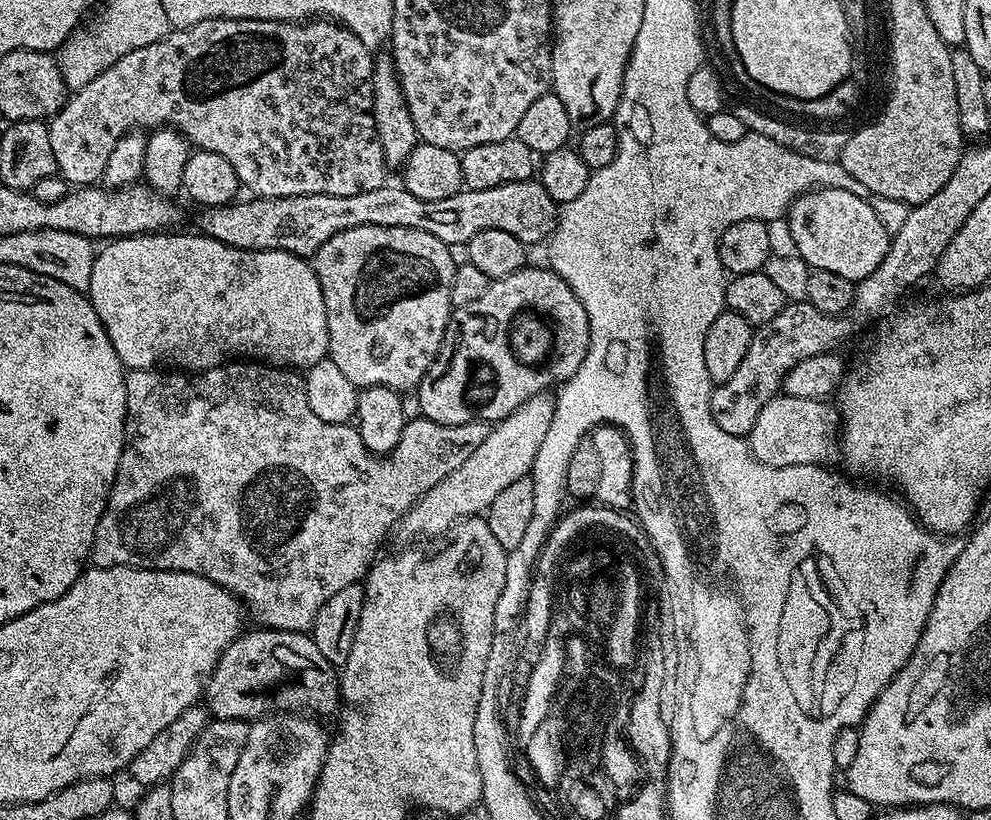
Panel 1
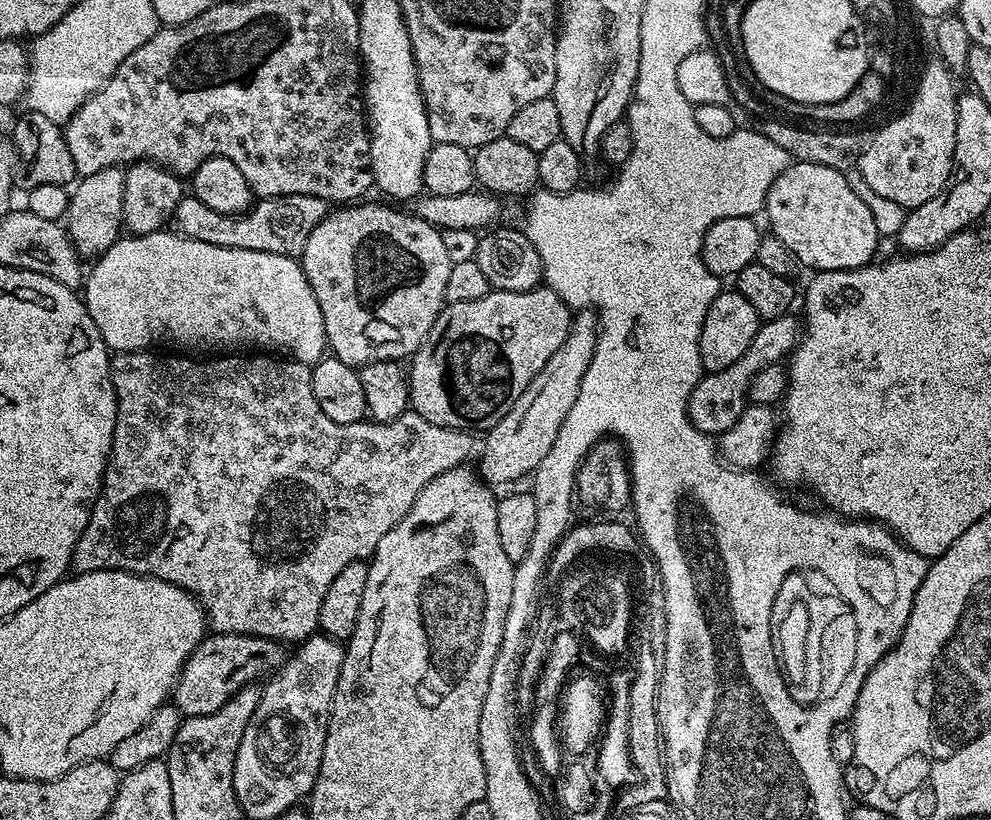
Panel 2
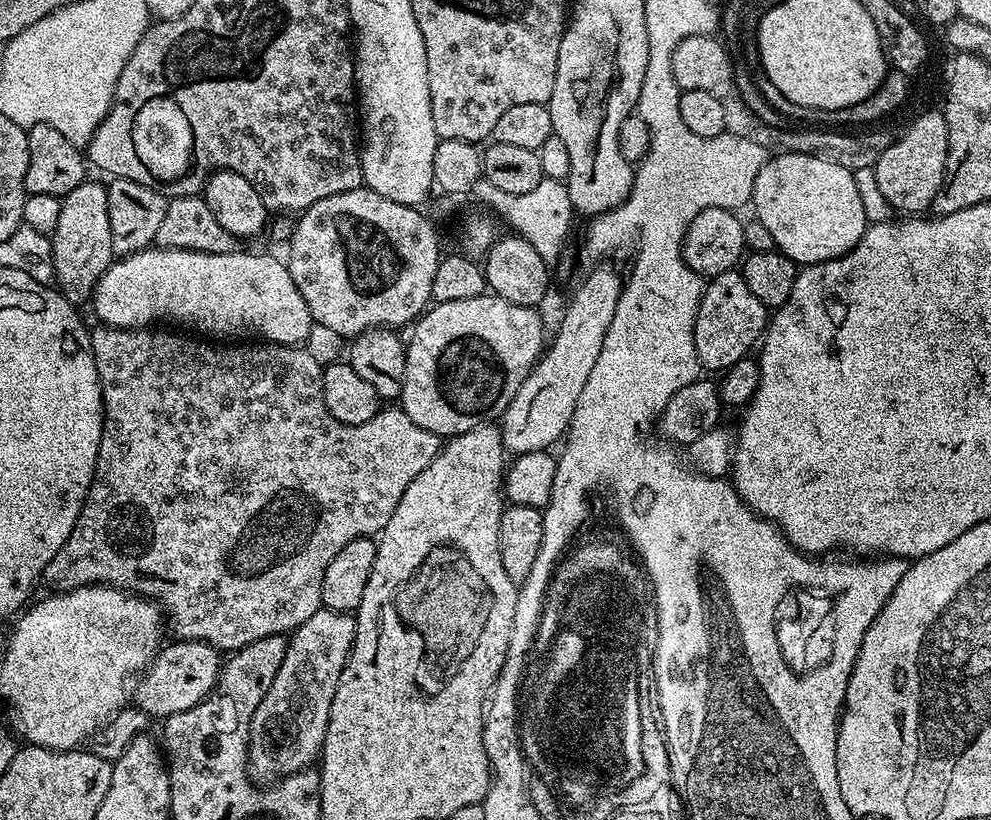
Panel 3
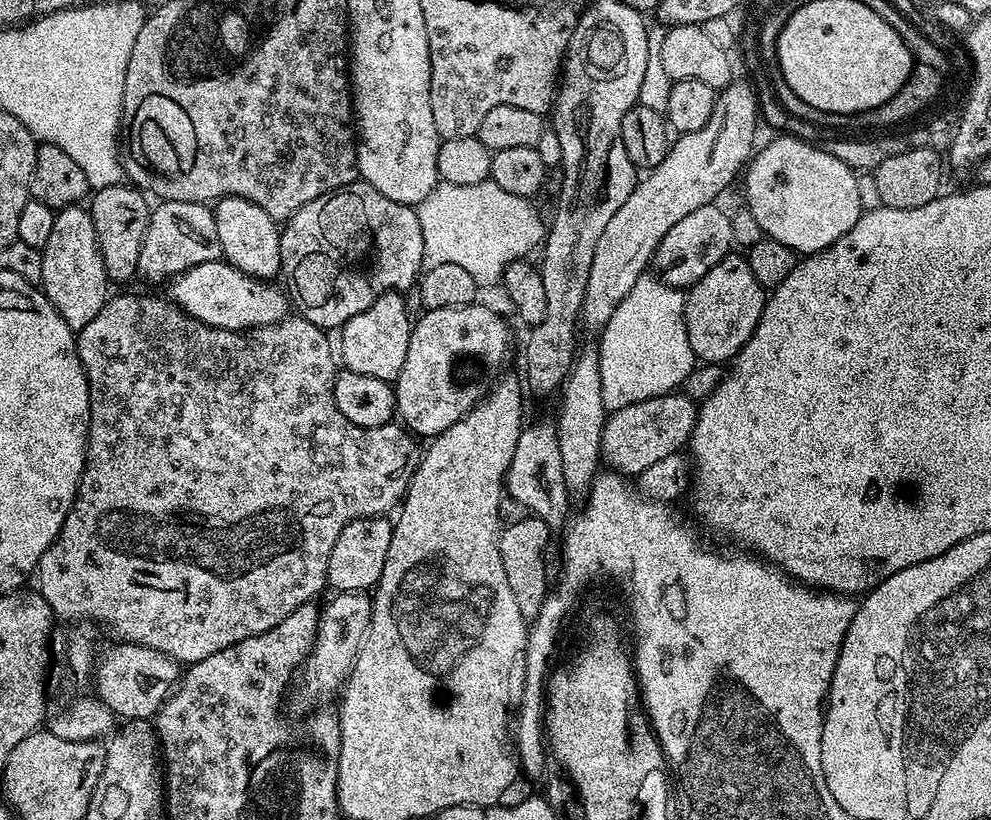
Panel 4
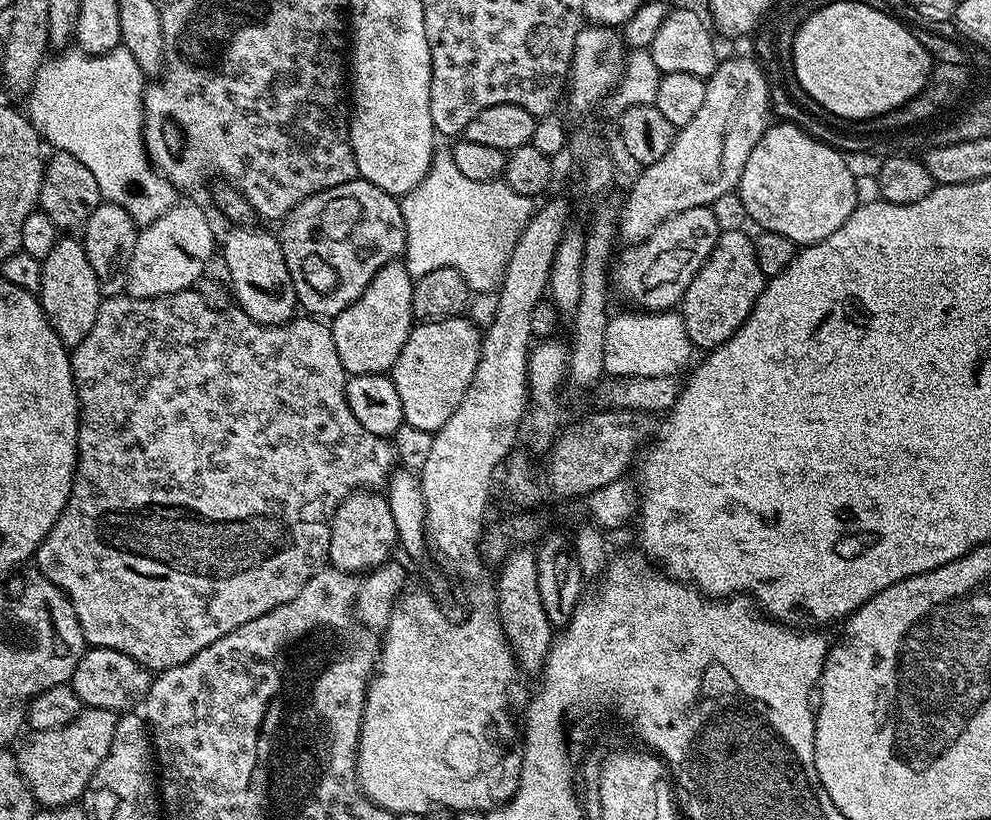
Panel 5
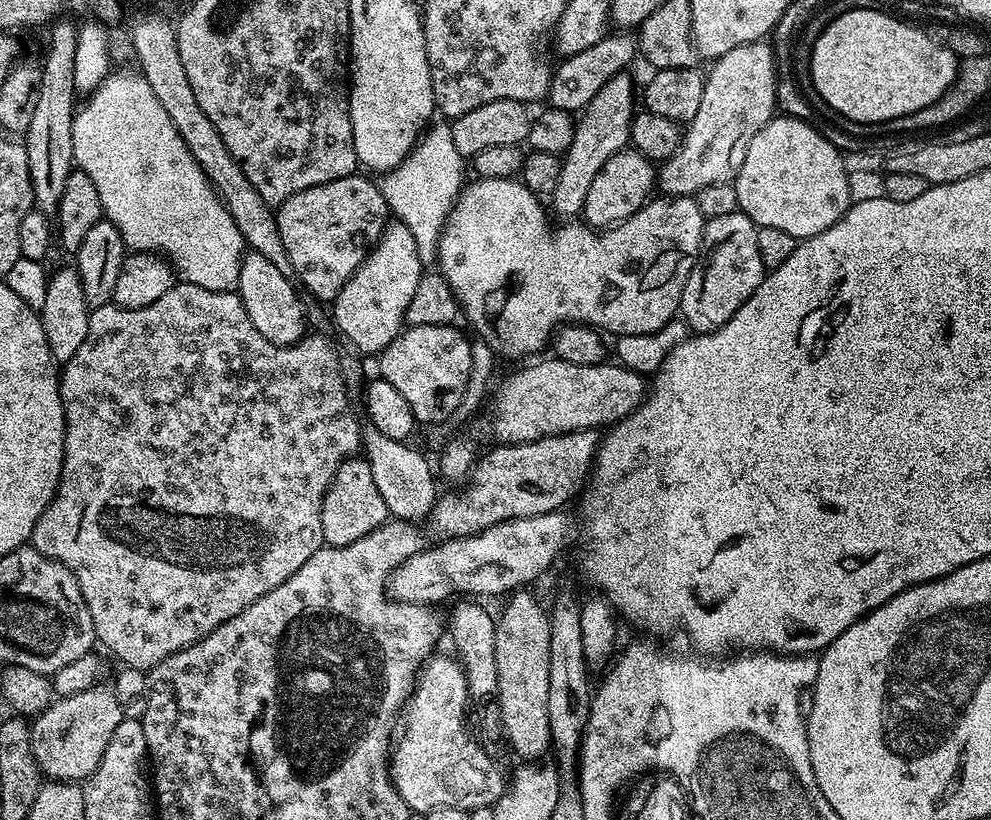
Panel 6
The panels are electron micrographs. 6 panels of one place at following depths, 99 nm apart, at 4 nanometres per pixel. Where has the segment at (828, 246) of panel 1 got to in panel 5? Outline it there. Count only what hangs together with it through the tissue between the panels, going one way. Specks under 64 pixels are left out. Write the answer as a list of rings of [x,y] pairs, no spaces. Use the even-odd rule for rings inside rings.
[[[773,123],[758,138],[758,146],[750,150],[750,158],[746,158],[746,170],[742,170],[742,178],[738,185],[738,195],[742,206],[746,206],[748,219],[763,231],[774,234],[786,234],[797,246],[816,244],[822,238],[830,238],[838,226],[850,218],[856,209],[856,176],[847,164],[845,153],[831,148],[824,141],[816,139],[805,132],[798,124]]]

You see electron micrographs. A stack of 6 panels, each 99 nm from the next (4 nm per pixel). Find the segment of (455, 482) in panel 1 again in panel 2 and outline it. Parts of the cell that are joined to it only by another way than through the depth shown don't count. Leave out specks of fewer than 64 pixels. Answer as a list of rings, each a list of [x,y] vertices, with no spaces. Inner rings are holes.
[[[581,307],[573,315],[566,340],[562,346],[558,346],[558,350],[554,350],[554,358],[550,358],[550,362],[546,362],[546,366],[534,374],[530,386],[526,386],[526,390],[518,394],[518,402],[510,406],[506,418],[487,429],[485,436],[488,437],[484,440],[484,453],[480,456],[478,472],[489,485],[508,484],[511,480],[520,480],[524,475],[527,477],[535,473],[542,458],[546,458],[546,453],[550,451],[550,446],[554,446],[554,438],[558,438],[558,430],[562,430],[562,422],[566,422],[566,414],[570,414],[574,398],[578,398],[582,378],[586,378],[599,336],[599,316],[591,307]]]

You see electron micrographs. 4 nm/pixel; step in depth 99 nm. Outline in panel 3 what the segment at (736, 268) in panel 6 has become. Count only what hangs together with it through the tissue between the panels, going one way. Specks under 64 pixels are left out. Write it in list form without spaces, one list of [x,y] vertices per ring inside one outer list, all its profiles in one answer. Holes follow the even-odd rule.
[[[740,270],[723,272],[711,277],[705,283],[704,293],[698,306],[698,314],[694,322],[694,346],[696,356],[700,359],[701,369],[720,374],[734,362],[745,359],[748,352],[757,347],[770,323],[770,310],[746,286],[744,273]]]

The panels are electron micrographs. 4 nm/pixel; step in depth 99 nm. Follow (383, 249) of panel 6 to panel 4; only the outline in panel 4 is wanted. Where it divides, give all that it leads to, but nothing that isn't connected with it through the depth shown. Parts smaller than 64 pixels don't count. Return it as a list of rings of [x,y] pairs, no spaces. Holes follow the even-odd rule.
[[[399,292],[382,294],[374,306],[362,310],[362,314],[354,314],[354,318],[347,320],[339,329],[338,356],[347,371],[395,381],[396,375],[402,370],[402,362],[406,362],[406,346],[410,346],[413,325],[404,309],[404,299]]]

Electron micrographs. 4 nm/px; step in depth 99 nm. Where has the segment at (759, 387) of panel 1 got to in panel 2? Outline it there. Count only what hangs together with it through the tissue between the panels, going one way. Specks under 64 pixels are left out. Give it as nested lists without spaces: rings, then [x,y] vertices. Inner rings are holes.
[[[789,314],[761,323],[758,334],[754,334],[754,342],[746,346],[746,354],[742,354],[742,358],[738,358],[734,366],[726,366],[726,370],[701,375],[688,399],[688,417],[695,428],[716,438],[721,432],[734,426],[734,422],[738,422],[749,403],[748,387],[754,374],[762,371],[767,364],[780,364],[796,347],[802,335],[802,324],[794,317],[795,315]]]

